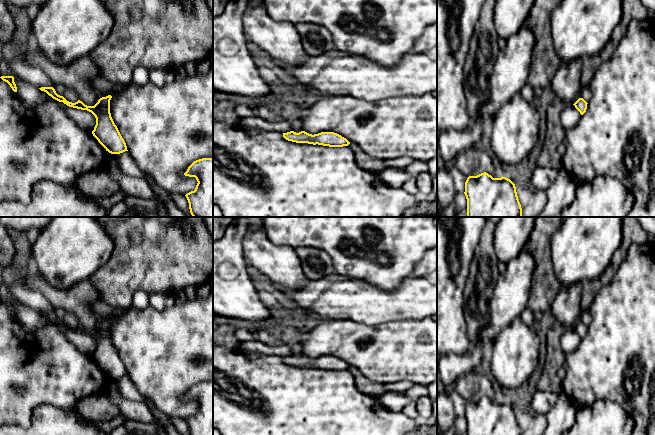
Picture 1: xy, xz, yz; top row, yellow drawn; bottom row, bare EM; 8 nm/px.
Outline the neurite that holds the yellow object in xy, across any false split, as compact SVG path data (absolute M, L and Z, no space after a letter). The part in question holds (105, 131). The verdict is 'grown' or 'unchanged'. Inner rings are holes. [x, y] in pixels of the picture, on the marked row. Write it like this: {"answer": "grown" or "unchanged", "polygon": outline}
{"answer": "unchanged", "polygon": "M41 87L39 89L69 107L91 112L96 118L96 125L92 134L106 151L111 154L120 154L128 151L126 143L111 117L111 95L100 98L94 106L87 106L80 100L75 103L67 101L63 96L58 95L53 87Z"}

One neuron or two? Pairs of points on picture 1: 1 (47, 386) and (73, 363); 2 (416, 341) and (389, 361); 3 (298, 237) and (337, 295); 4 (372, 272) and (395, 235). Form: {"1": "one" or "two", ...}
{"1": "one", "2": "one", "3": "two", "4": "one"}

